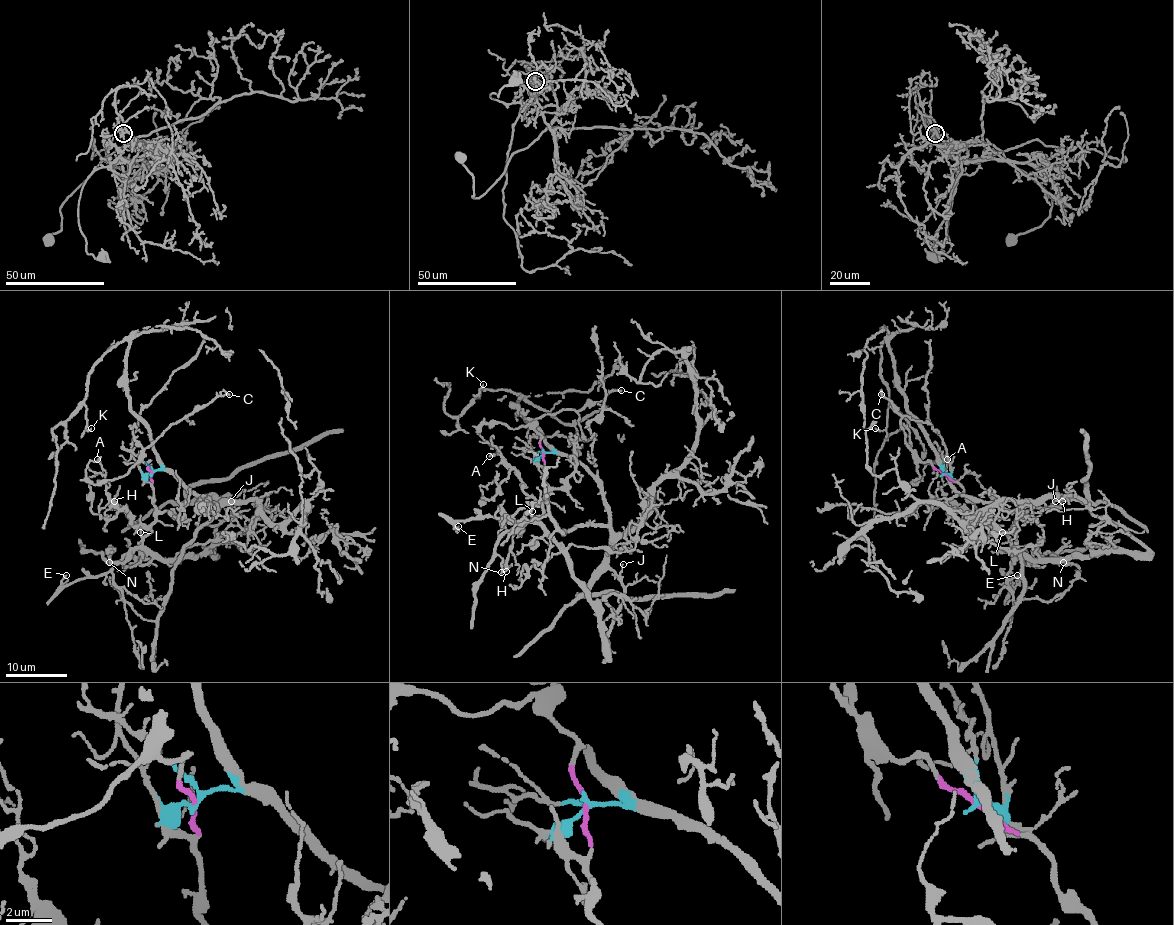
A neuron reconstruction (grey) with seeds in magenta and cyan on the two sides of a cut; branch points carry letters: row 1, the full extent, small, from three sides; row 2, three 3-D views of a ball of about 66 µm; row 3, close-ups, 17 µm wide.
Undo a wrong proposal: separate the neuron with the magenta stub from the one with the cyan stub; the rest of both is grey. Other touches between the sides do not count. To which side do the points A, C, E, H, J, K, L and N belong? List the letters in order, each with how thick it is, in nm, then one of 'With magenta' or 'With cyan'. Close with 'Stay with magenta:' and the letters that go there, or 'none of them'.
A: Thickness 180 nm. With magenta
C: Thickness 150 nm. With magenta
E: Thickness 120 nm. With magenta
H: Thickness 200 nm. With magenta
J: Thickness 110 nm. With cyan
K: Thickness 120 nm. With cyan
L: Thickness 120 nm. With magenta
N: Thickness 150 nm. With magenta
Stay with magenta: A, C, E, H, L, N

